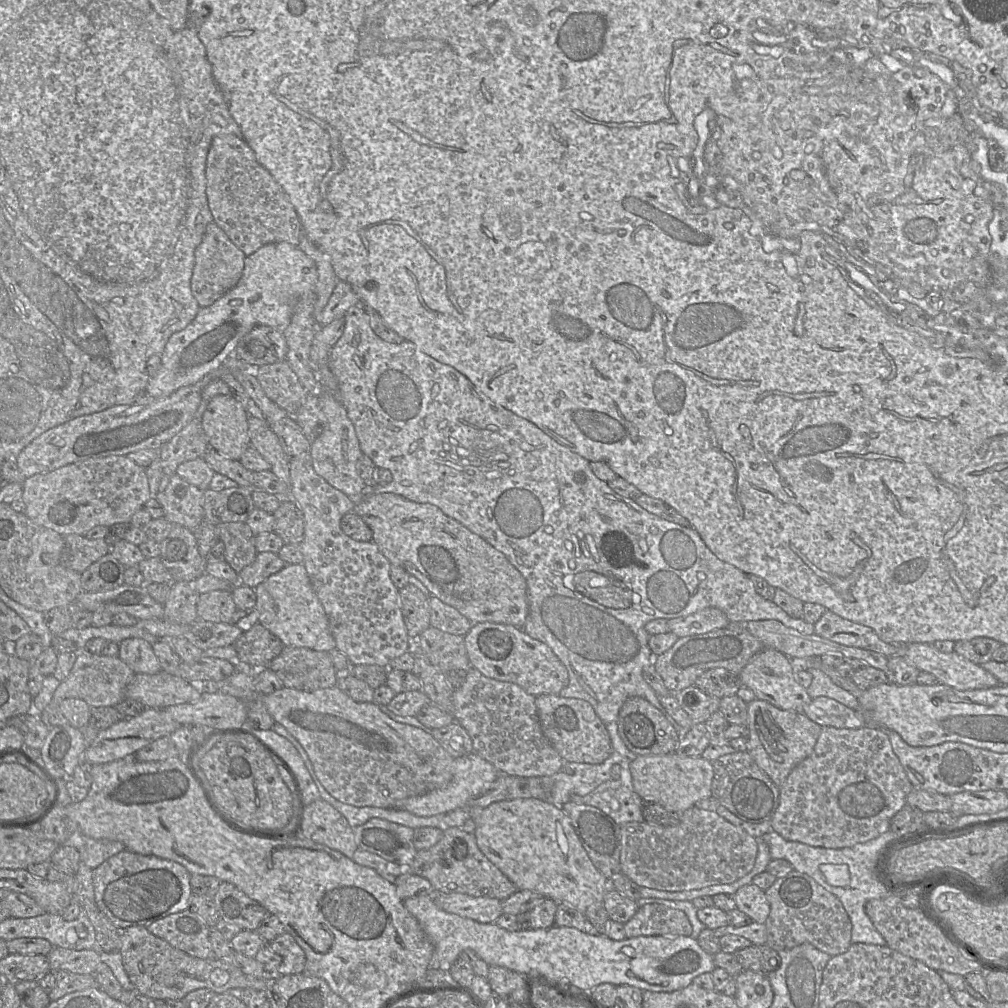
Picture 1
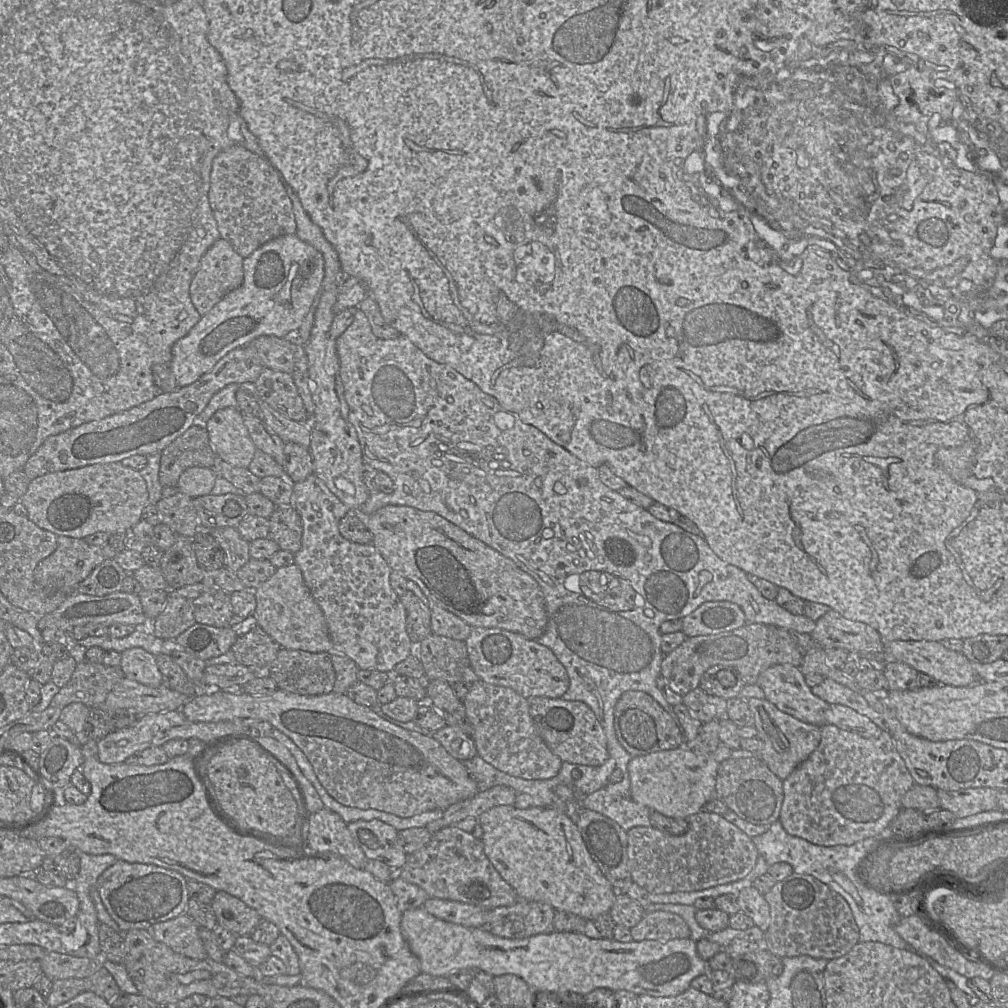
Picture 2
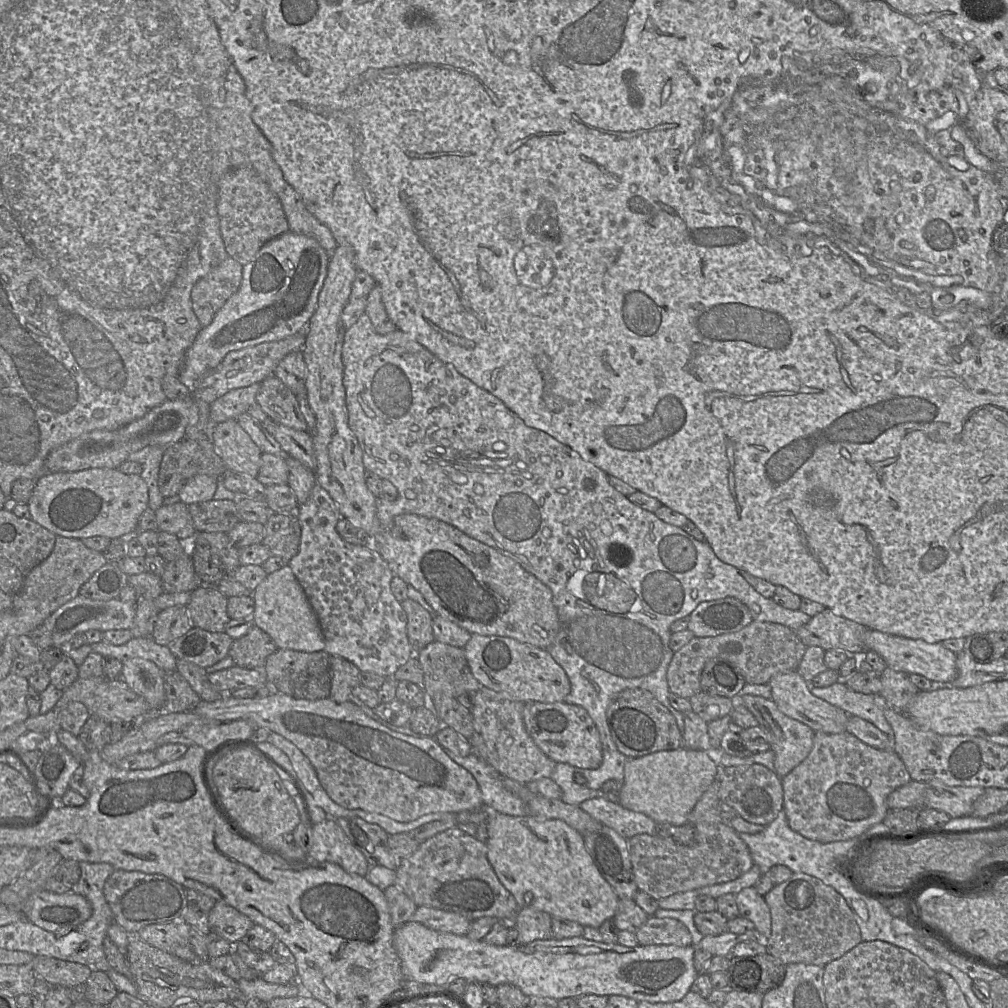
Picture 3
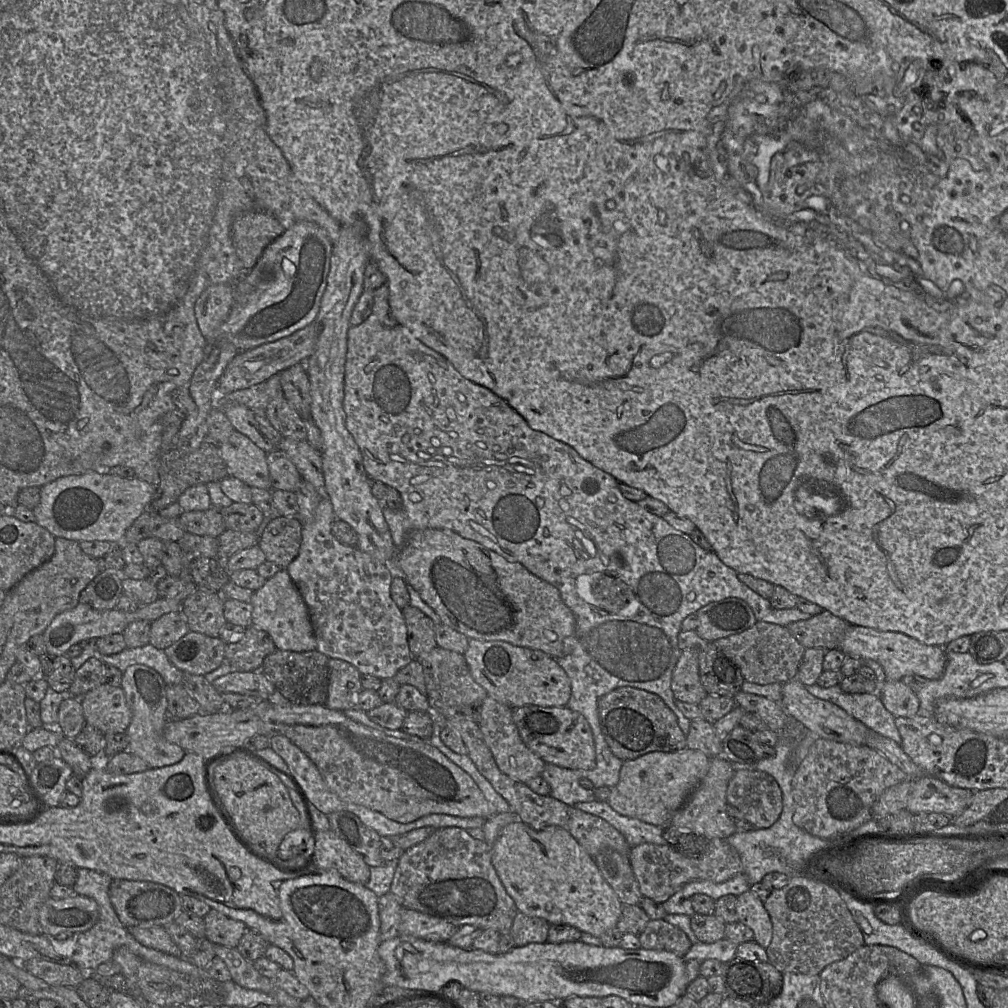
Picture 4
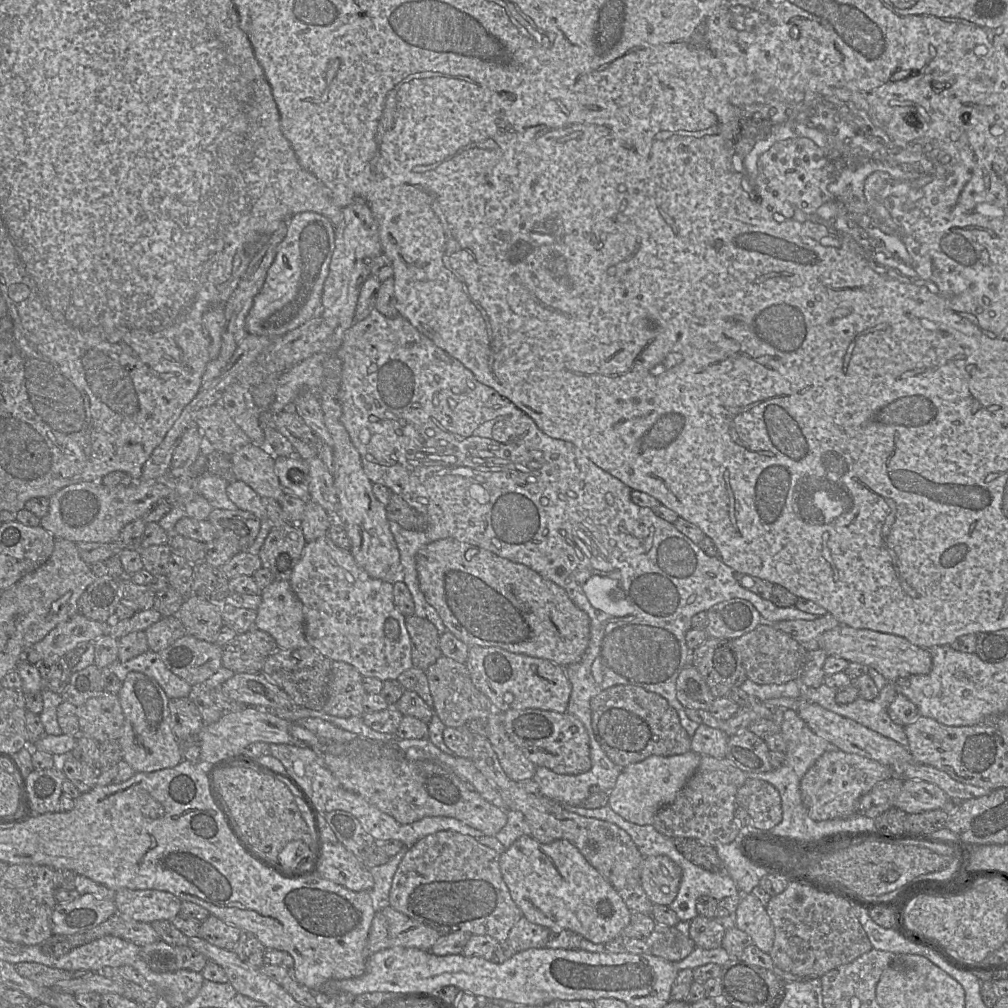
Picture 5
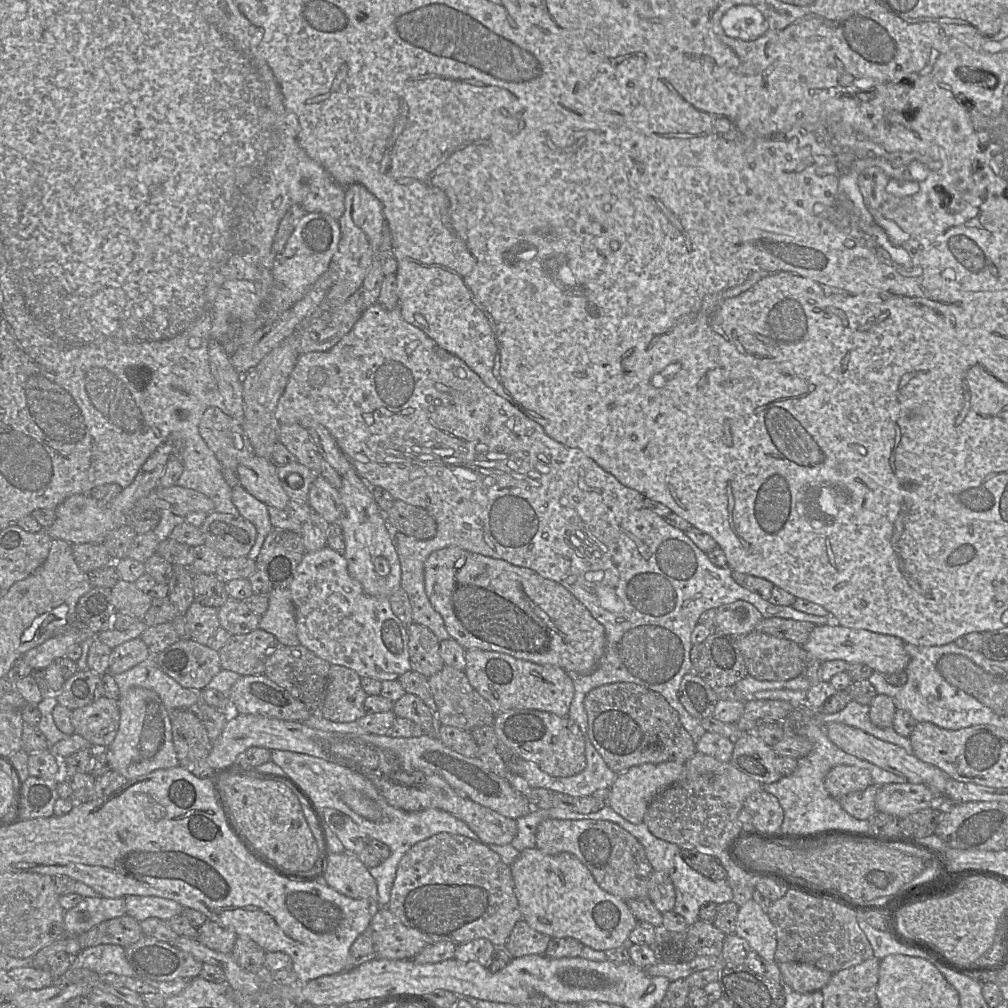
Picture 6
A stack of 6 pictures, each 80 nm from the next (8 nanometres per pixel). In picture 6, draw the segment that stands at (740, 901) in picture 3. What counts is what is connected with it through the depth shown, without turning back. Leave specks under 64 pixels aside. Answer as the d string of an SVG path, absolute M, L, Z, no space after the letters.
M753 899L748 900L739 907L736 920L735 930L738 936L744 938L750 945L750 948L757 952L761 957L768 961L775 960L776 951L776 931L767 912Z

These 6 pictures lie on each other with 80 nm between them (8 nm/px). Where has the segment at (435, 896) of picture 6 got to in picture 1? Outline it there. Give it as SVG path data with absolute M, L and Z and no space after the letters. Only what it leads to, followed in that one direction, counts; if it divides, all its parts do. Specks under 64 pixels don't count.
M441 827L444 829L442 839L429 849L417 851L409 867L402 867L407 873L426 878L436 893L464 893L475 897L489 897L505 900L518 889L510 879L496 867L479 849L474 834L467 833L457 827Z

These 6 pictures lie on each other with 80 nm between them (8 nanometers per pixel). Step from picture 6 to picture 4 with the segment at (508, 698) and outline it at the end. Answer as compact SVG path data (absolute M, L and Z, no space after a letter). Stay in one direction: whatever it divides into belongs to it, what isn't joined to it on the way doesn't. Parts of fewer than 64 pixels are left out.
M469 639L464 657L474 681L501 704L510 708L526 705L566 707L568 704L570 678L556 659L540 650L514 646L504 641Z

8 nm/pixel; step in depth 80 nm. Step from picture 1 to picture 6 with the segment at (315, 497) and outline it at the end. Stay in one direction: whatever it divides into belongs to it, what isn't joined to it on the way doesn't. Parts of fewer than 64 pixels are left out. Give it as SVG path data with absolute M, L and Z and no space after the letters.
M328 546L306 552L289 586L302 645L331 665L354 670L361 678L396 680L411 670L407 626L393 613L389 598L366 594L348 572L342 553Z

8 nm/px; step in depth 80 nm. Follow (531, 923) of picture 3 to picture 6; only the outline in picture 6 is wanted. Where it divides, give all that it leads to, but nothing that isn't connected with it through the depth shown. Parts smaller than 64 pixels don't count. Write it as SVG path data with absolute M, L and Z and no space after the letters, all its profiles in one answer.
M521 918L515 924L504 947L512 958L531 954L542 955L545 953L550 939L551 937L533 929Z

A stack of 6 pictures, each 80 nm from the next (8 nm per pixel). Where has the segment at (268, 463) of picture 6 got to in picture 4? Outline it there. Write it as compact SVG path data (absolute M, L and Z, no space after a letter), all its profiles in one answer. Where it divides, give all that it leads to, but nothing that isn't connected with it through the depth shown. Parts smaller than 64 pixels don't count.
M235 430L218 448L230 476L249 487L272 490L267 453L248 437Z

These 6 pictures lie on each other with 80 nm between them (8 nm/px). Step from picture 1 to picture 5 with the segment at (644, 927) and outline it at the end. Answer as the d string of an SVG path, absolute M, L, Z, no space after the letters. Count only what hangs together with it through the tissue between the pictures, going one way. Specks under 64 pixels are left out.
M656 923L652 933L645 940L652 955L670 962L686 958L696 947L689 936L685 936L675 926Z

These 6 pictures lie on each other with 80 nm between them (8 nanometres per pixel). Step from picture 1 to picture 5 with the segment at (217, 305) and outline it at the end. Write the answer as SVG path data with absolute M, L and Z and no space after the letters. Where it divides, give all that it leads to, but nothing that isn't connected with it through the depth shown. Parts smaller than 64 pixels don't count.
M303 212L290 218L287 233L246 317L248 334L277 338L319 314L334 250L335 228L328 218L314 212Z

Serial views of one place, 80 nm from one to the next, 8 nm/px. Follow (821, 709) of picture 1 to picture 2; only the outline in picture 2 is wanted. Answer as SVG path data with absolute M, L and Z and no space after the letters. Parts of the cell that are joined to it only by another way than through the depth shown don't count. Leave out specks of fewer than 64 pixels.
M830 704L825 711L825 723L856 733L864 738L878 737L882 730L869 718L841 704Z

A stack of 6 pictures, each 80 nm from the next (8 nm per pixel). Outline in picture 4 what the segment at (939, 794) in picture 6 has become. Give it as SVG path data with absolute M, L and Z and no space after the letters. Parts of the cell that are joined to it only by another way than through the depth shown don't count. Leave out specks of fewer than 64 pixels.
M796 678L782 684L781 705L790 717L802 723L819 738L861 746L865 745L868 731L872 731L839 706L812 696Z

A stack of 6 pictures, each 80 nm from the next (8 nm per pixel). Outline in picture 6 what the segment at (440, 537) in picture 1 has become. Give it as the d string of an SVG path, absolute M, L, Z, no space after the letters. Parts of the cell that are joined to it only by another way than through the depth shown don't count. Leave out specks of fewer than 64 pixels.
M449 546L434 551L425 561L424 585L425 592L434 609L442 616L450 637L465 650L495 651L540 665L557 666L571 677L593 672L604 654L604 627L565 587L529 568Z

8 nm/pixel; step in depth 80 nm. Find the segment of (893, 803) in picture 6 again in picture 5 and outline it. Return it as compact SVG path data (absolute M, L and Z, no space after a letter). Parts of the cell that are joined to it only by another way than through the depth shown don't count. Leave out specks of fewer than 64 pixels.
M904 779L894 807L910 815L948 809L951 805L953 806L954 802L937 785L923 780Z

